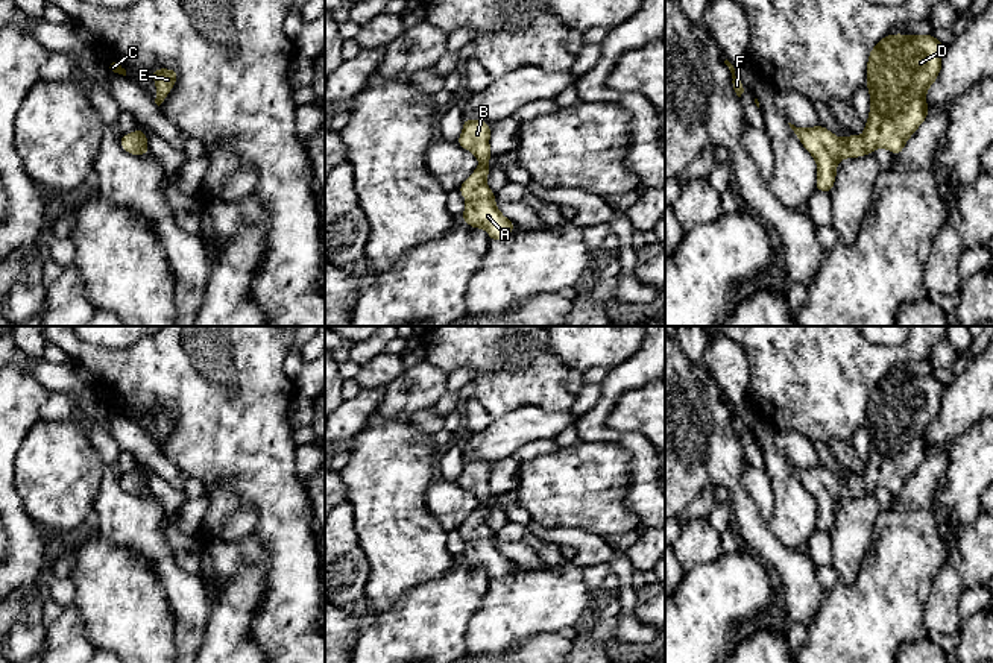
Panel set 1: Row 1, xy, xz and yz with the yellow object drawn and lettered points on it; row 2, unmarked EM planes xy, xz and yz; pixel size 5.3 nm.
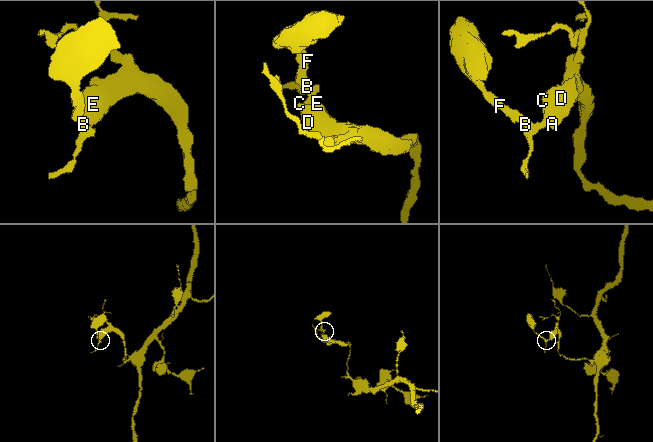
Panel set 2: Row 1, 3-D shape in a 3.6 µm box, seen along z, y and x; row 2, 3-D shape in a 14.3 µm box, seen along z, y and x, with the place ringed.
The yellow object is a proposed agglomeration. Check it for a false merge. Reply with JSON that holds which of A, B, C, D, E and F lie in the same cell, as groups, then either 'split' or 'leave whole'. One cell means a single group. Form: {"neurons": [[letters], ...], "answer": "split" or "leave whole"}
{"neurons": [["A", "B", "C", "D", "E", "F"]], "answer": "leave whole"}

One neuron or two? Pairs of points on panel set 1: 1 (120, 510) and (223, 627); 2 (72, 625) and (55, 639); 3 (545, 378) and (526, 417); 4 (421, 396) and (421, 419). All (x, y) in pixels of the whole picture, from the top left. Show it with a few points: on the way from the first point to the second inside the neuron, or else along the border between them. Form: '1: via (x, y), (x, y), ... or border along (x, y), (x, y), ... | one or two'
1: border along (211, 606), (201, 647) | two
2: via (67, 630), (59, 637) | one
3: border along (567, 408), (542, 410), (521, 405), (498, 417) | two
4: border along (431, 407), (421, 408), (409, 416) | two

